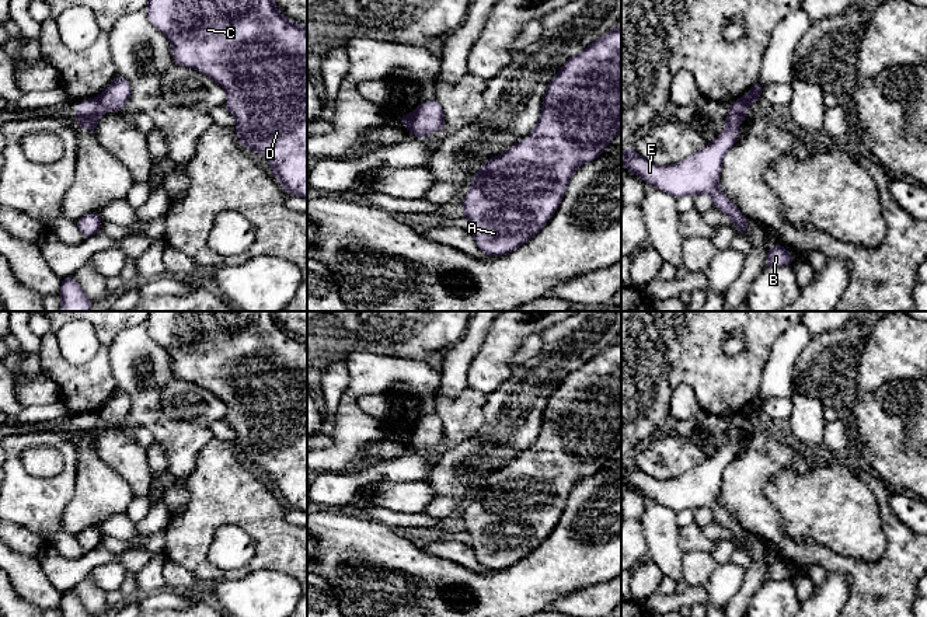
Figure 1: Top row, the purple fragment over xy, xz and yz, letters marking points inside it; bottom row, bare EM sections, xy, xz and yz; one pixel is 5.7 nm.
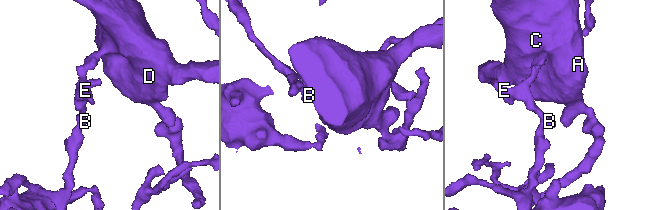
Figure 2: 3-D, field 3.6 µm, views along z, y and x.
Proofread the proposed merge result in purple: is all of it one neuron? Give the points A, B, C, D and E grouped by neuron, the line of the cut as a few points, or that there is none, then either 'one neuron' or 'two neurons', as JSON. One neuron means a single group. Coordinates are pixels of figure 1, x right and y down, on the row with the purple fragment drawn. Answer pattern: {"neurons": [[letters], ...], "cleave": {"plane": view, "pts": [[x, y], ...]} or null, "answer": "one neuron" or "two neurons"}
{"neurons": [["A", "C", "D"], ["B", "E"]], "cleave": {"plane": "xy", "pts": [[96, 98], [104, 111]]}, "answer": "two neurons"}

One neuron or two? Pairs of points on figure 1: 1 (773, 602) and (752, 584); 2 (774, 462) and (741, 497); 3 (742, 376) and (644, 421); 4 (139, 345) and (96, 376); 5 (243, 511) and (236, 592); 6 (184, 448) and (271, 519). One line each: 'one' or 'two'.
1: two
2: one
3: one
4: two
5: two
6: two

